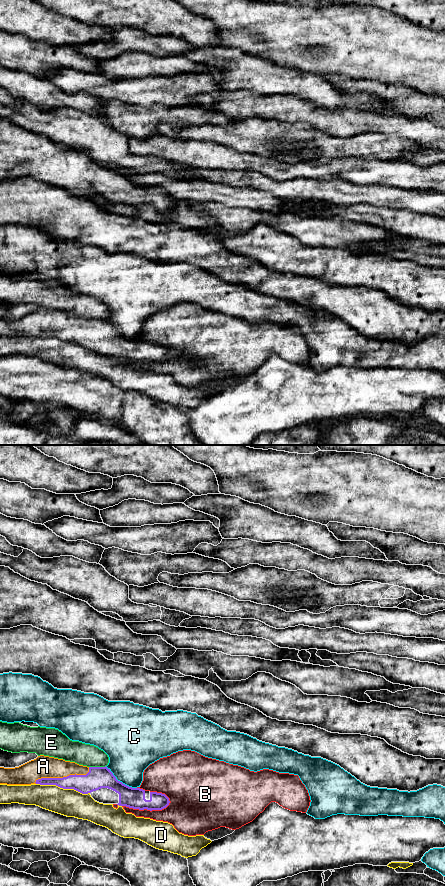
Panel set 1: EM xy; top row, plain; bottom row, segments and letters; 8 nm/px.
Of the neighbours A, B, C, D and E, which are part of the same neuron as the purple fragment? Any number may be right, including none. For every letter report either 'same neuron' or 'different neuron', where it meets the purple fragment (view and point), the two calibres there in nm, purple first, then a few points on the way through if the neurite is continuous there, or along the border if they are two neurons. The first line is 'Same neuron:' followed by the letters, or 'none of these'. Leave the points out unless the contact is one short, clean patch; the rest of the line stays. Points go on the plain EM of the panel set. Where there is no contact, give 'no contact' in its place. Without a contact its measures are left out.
Same neuron: A
A: same neuron; contact xy (63, 329); calibres 160 and 180 nm
B: different neuron; contact xy (146, 360); calibres 160 and 200 nm
C: different neuron; contact xy (119, 333); calibres 180 and 360 nm
D: different neuron; contact xy (63, 340); calibres 160 and 220 nm
E: different neuron; contact xy (97, 319); calibres 180 and 180 nm

